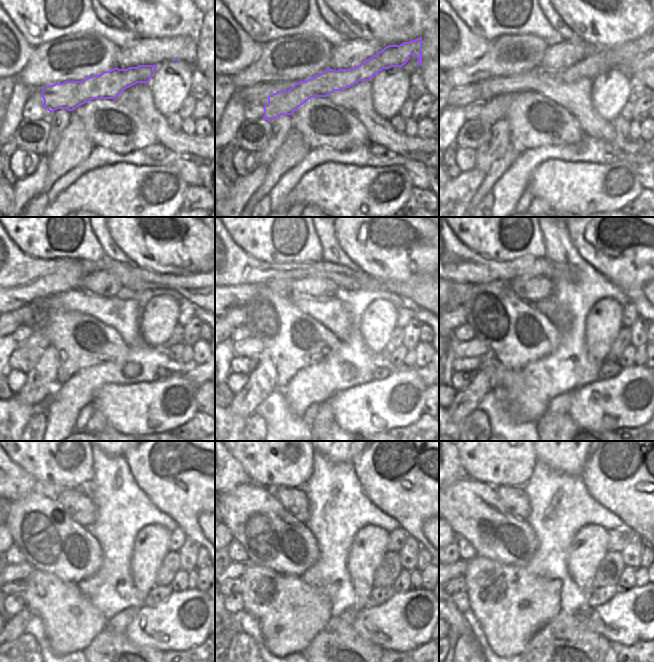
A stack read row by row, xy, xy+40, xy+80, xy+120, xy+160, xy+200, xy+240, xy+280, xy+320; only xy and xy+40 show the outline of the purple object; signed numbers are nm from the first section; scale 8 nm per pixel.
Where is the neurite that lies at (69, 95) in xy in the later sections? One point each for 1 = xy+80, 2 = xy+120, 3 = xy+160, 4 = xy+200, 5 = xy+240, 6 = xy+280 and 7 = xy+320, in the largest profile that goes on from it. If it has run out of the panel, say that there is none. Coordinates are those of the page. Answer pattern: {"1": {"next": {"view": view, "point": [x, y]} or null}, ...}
{"1": {"next": {"view": "xy+80", "point": [598, 61]}}, "2": {"next": {"view": "xy+120", "point": [37, 340]}}, "3": {"next": {"view": "xy+160", "point": [251, 346]}}, "4": {"next": {"view": "xy+200", "point": [473, 348]}}, "5": {"next": {"view": "xy+240", "point": [20, 572]}}, "6": {"next": {"view": "xy+280", "point": [235, 570]}}, "7": {"next": {"view": "xy+320", "point": [459, 567]}}}

